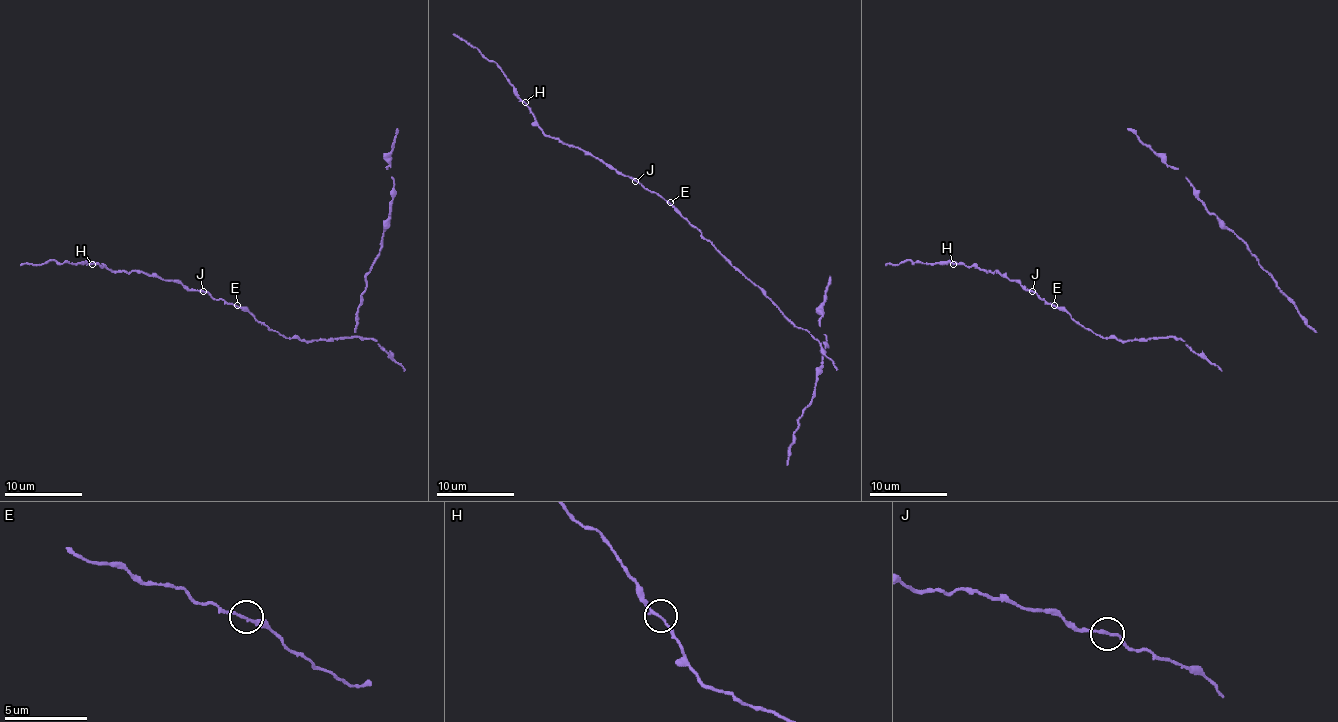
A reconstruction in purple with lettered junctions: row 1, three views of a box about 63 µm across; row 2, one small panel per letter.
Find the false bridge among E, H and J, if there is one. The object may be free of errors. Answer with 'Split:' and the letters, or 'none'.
Split: none

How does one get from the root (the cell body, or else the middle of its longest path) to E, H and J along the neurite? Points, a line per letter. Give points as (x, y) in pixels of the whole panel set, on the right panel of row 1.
E: (1137, 340), (1102, 338), (1054, 305)
H: (1137, 340), (1102, 338), (1079, 325), (1066, 311), (996, 270), (953, 265)
J: (1137, 340), (1102, 338), (1033, 292)

